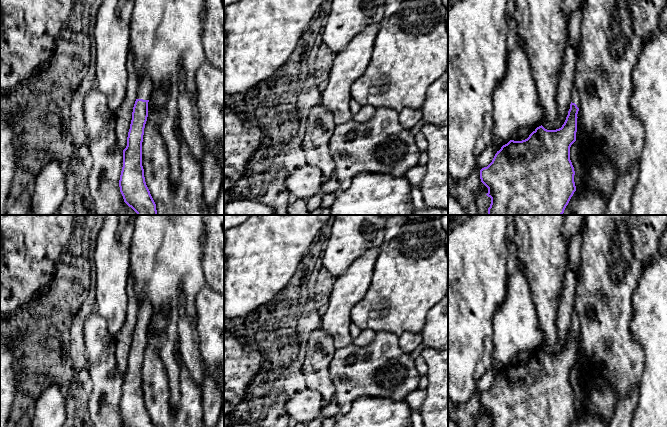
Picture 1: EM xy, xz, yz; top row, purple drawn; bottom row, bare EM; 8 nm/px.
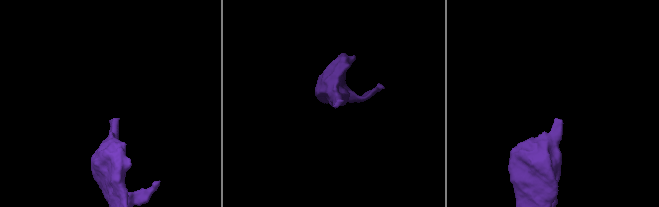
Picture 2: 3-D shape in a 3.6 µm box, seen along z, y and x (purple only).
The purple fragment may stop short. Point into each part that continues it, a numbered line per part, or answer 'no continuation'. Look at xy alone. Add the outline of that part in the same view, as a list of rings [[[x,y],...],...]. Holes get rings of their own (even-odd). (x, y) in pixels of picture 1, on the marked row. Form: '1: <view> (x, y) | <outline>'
1: xy (145, 88) | [[[143,76],[142,80],[139,81],[137,90],[137,99],[149,100],[153,94],[153,83],[152,80],[147,76]]]

